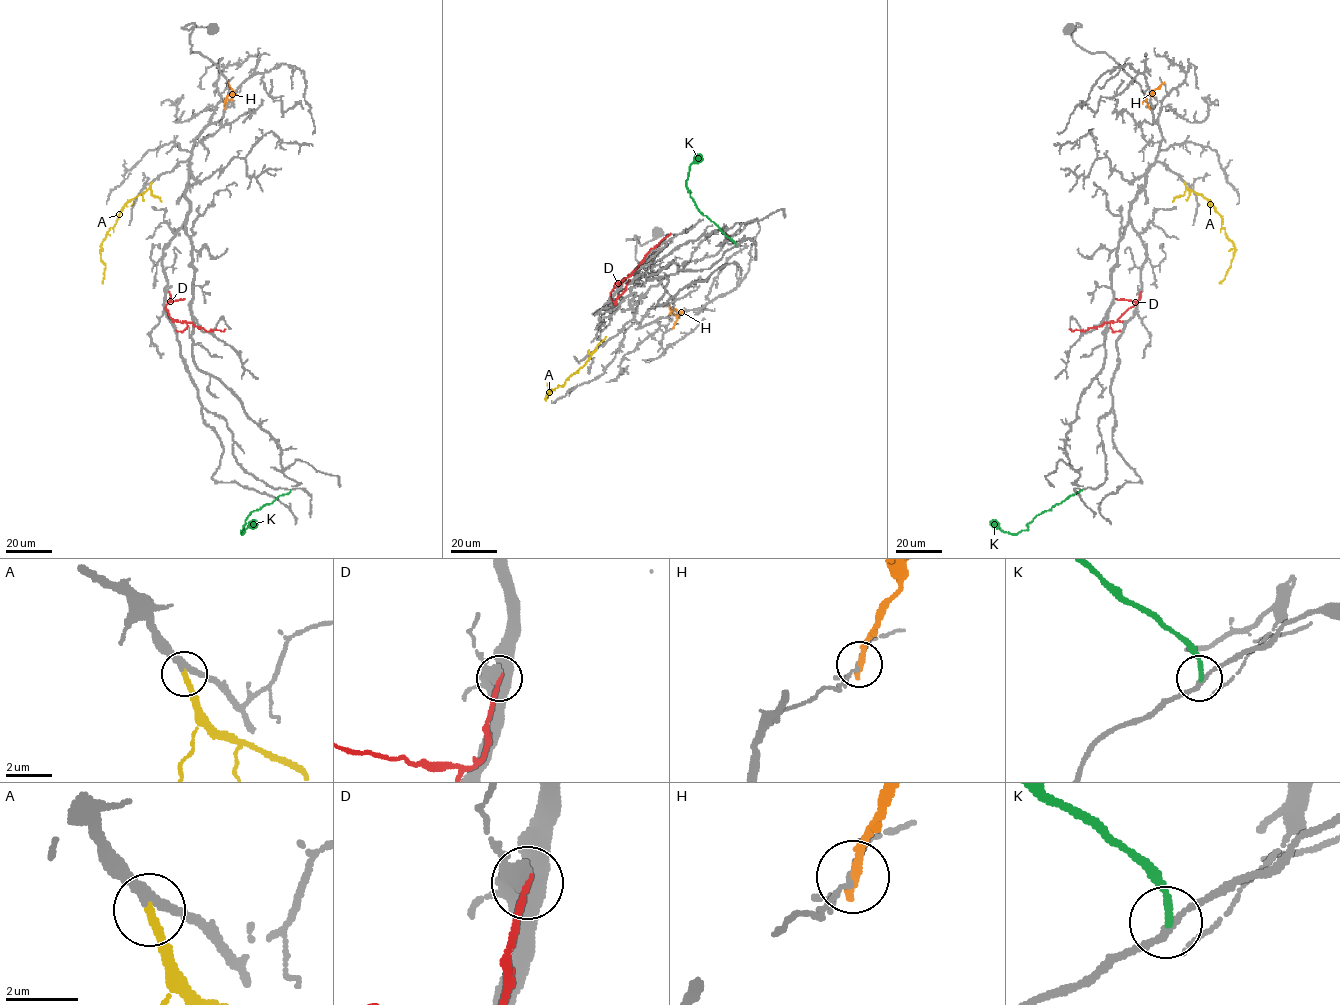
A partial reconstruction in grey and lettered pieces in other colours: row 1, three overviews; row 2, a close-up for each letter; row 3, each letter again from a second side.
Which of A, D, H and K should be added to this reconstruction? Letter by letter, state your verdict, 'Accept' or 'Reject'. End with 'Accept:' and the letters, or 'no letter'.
A: Accept
D: Reject
H: Reject
K: Reject
Accept: A

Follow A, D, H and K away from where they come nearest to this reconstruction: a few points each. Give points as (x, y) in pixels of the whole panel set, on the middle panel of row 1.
A: (596, 348), (563, 386), (551, 390), (545, 398), (550, 394), (547, 383)
D: (614, 304), (610, 292), (615, 283), (636, 269), (651, 248), (670, 233)
H: (673, 327), (677, 318), (672, 311), (669, 314)
K: (735, 245), (698, 209), (688, 192), (686, 182), (689, 167), (701, 155)

